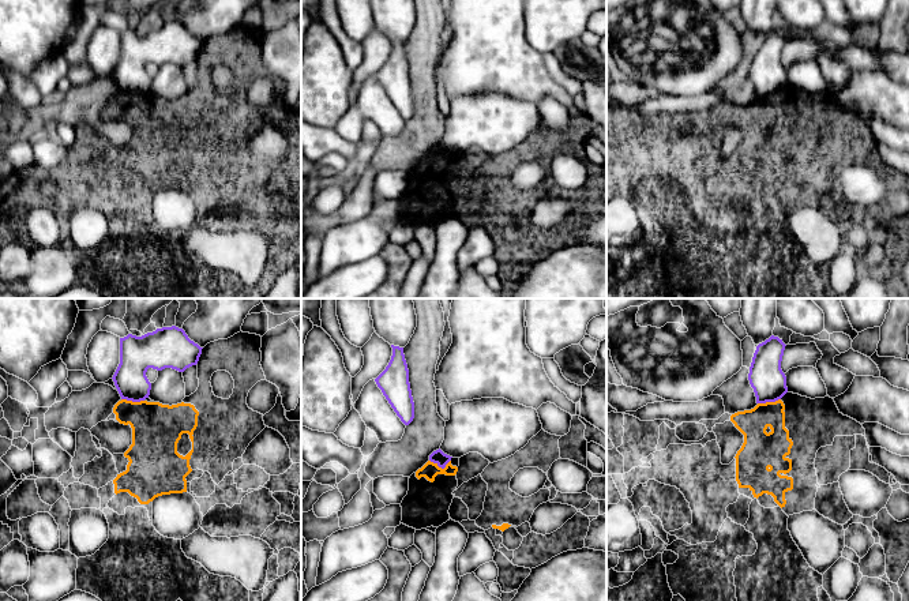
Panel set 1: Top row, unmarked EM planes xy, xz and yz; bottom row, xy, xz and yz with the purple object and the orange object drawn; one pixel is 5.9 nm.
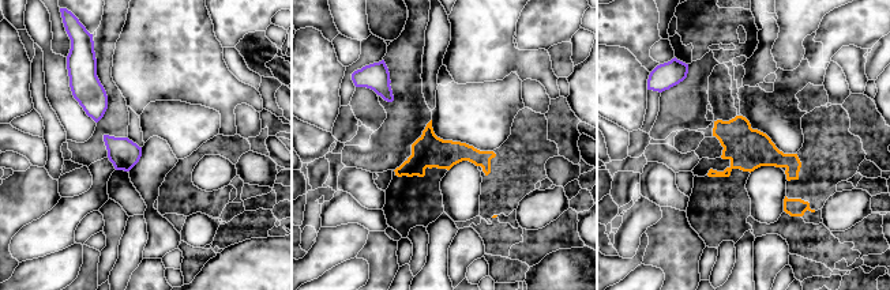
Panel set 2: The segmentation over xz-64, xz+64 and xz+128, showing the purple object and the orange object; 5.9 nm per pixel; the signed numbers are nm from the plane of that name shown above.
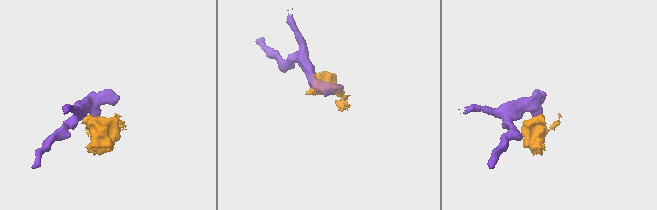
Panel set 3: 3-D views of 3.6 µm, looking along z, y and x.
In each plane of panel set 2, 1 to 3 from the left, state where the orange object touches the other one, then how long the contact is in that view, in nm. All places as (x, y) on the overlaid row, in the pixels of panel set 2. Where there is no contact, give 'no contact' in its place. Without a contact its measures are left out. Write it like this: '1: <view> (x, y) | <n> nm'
1: no contact
2: no contact
3: no contact

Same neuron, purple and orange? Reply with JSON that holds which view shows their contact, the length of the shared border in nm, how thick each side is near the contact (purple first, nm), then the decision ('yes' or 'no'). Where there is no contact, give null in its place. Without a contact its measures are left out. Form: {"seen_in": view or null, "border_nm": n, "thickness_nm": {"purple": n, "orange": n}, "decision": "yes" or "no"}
{"seen_in": "xz", "border_nm": 130, "thickness_nm": {"purple": 80, "orange": 100}, "decision": "no"}

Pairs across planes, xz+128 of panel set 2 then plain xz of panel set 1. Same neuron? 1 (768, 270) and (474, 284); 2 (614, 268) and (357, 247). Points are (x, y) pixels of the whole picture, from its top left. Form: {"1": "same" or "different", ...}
{"1": "different", "2": "same"}

